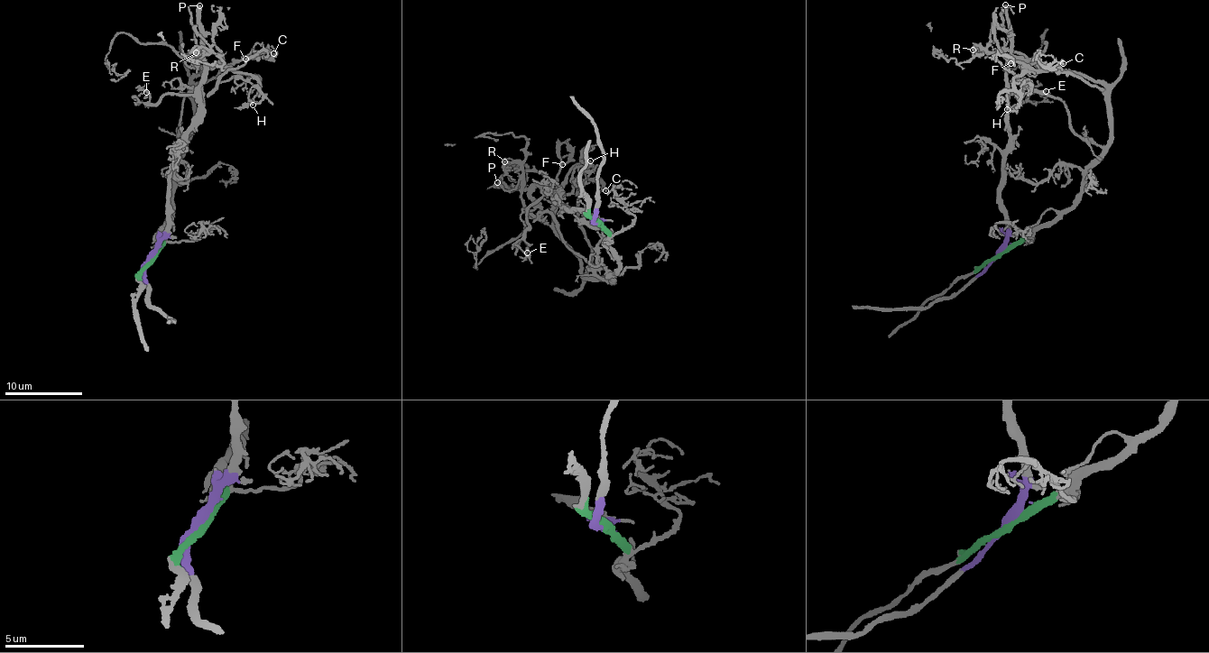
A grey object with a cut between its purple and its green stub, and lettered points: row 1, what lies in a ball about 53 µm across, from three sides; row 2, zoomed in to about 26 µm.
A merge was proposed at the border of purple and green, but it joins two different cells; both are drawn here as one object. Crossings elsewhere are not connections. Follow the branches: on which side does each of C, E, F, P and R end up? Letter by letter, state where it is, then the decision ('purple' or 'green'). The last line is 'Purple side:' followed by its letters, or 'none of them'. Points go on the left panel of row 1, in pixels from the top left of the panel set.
C: place (273, 53); green
E: place (146, 92); purple
F: place (245, 59); purple
P: place (199, 5); purple
R: place (196, 52); purple
Purple side: E, F, P, R

